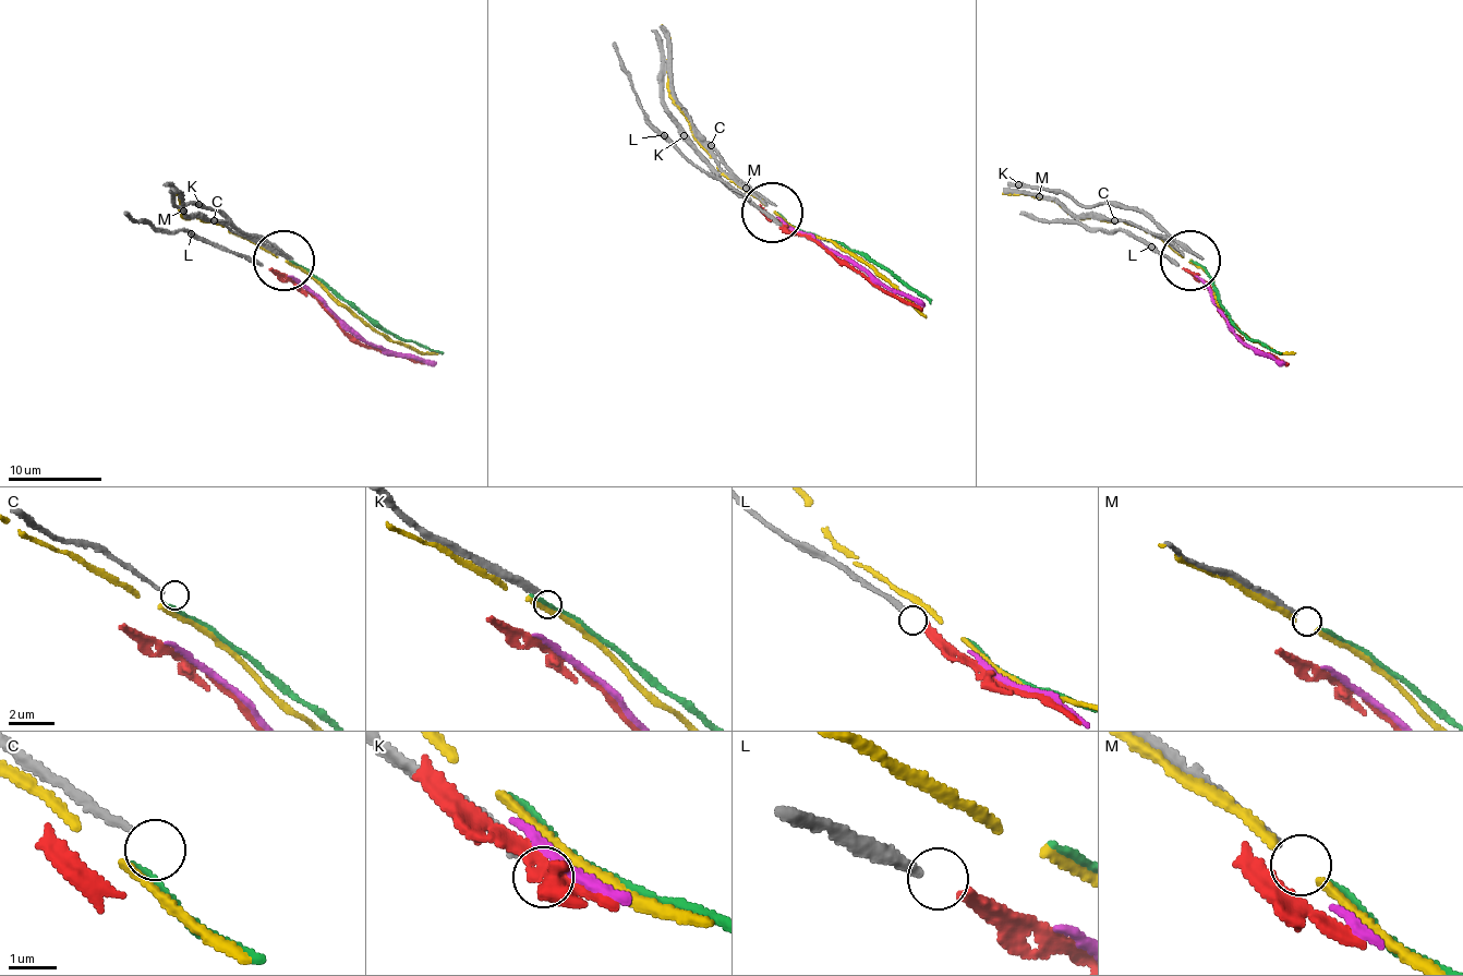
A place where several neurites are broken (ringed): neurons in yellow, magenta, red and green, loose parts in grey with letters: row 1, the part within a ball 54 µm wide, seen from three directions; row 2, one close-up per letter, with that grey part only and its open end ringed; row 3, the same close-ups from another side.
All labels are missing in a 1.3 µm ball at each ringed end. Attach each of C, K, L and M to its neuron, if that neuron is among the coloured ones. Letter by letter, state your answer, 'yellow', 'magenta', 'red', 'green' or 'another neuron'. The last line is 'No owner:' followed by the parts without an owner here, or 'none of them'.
C: another neuron
K: another neuron
L: red
M: green
No owner: C, K

